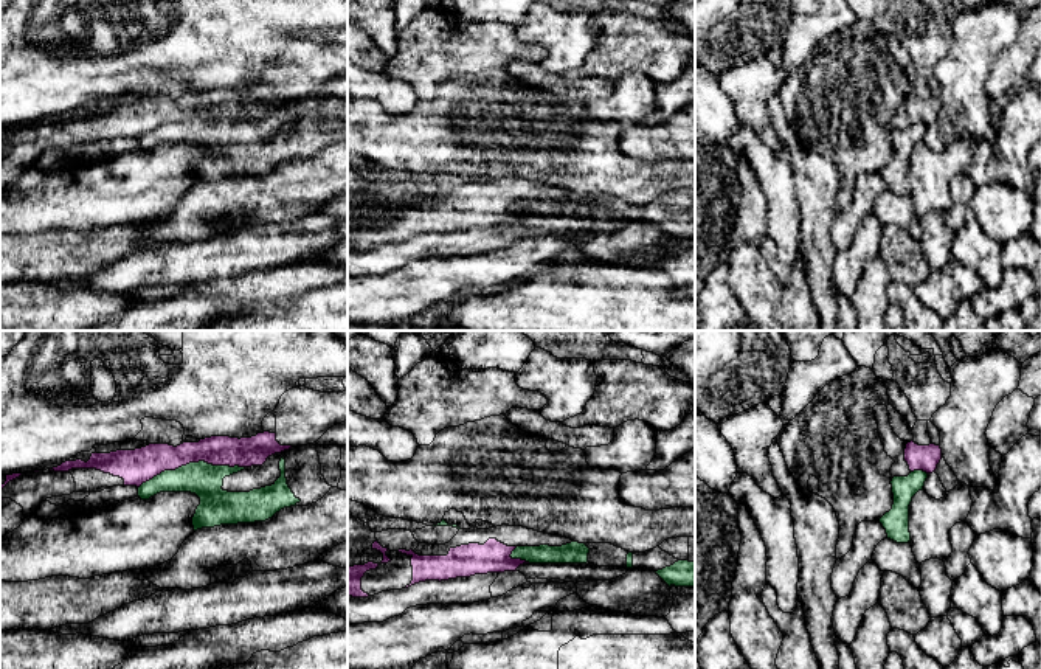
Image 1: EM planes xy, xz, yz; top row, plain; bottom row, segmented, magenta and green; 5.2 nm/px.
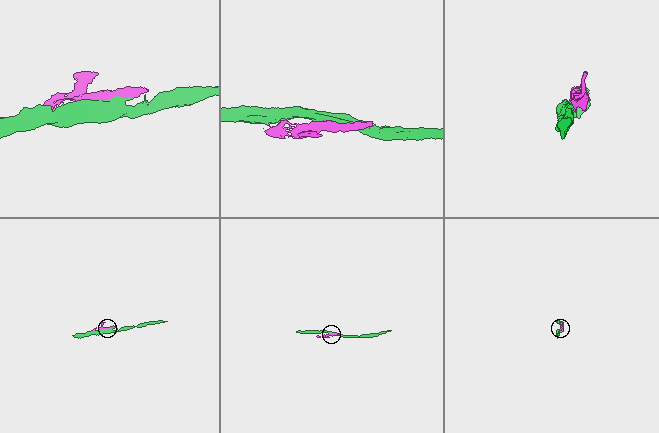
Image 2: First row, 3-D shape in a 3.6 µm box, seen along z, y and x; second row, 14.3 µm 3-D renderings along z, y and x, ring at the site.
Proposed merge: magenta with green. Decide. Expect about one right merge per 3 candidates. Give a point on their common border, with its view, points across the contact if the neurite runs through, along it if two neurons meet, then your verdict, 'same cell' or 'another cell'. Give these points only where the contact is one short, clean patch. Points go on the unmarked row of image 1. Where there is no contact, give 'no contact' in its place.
contact xy (191, 114); another cell

